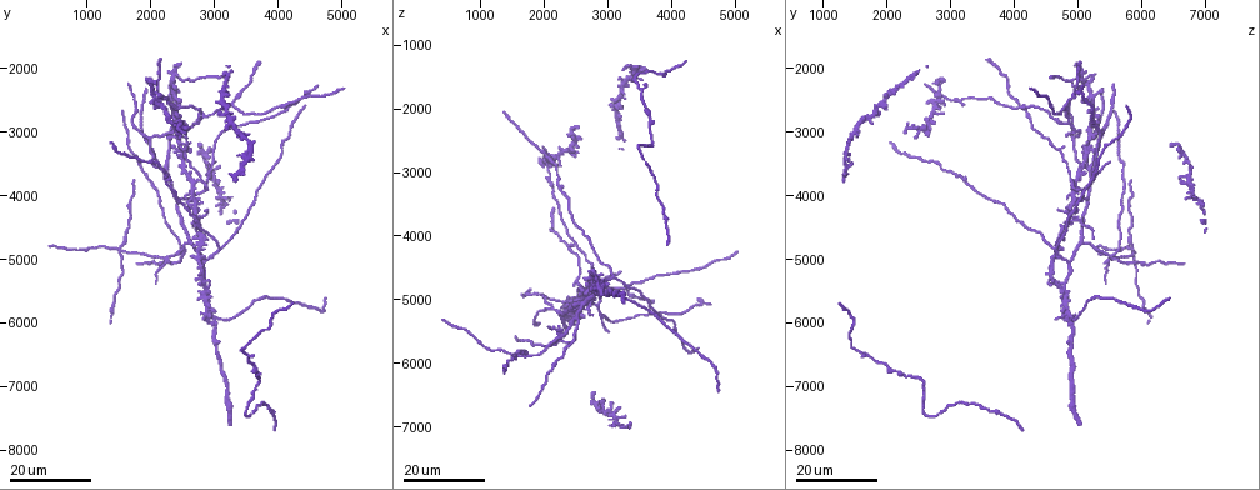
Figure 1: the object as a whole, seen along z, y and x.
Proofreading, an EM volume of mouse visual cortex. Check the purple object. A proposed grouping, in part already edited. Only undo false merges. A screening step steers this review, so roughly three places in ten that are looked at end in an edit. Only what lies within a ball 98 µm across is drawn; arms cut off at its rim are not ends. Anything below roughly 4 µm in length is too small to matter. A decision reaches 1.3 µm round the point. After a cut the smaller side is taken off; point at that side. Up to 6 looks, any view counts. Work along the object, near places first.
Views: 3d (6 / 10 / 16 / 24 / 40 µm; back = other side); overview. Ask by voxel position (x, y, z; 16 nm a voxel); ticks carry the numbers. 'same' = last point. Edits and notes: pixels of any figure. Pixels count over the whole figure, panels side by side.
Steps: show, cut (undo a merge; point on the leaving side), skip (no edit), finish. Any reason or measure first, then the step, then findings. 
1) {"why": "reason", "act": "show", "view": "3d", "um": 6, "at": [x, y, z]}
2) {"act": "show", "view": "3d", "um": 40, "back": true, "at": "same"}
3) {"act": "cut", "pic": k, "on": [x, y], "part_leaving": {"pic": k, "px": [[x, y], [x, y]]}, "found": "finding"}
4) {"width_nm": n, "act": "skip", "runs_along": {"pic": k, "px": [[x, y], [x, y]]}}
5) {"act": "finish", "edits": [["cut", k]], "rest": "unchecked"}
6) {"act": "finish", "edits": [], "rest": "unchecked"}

{"why": "three-way junction", "act": "show", "view": "3d", "um": 16, "at": [2550, 3300, 4700]}

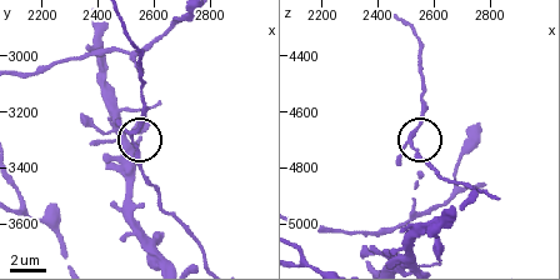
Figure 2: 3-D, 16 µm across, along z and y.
{"act": "show", "view": "3d", "um": 10, "at": [2550, 3330, 4740]}

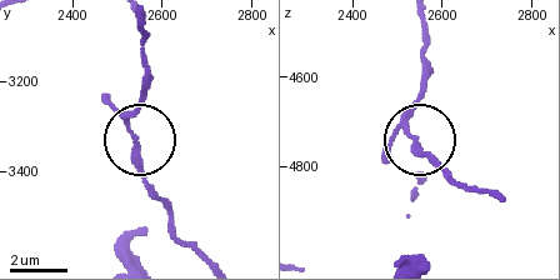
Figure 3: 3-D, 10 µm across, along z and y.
{"act": "skip", "runs_along": {"pic": 3, "px": [[495, 199], [453, 181], [419, 148], [410, 118], [424, 69]]}, "found": "all the same neuron"}

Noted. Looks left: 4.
{"why": "three-way junction", "act": "show", "view": "3d", "um": 24, "at": [2550, 4800, 5300]}

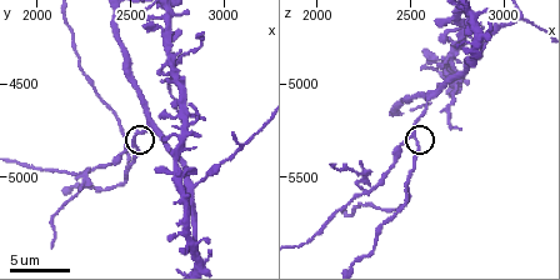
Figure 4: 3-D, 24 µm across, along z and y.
{"act": "show", "view": "3d", "um": 6, "at": [2520, 4820, 5280]}

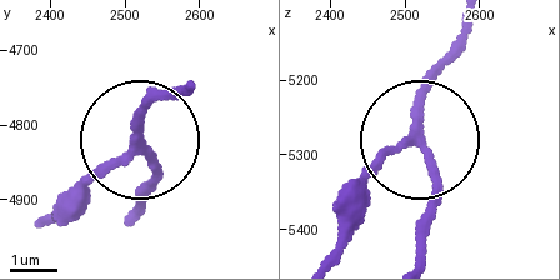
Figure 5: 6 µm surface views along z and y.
{"arms": 3, "act": "skip", "runs_along": {"pic": 5, "px": [[193, 84], [149, 104], [134, 144], [66, 211]]}, "found": "all the same neuron"}

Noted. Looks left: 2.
{"why": "three-way junction", "act": "show", "view": "3d", "um": 16, "at": [3300, 2550, 4800]}

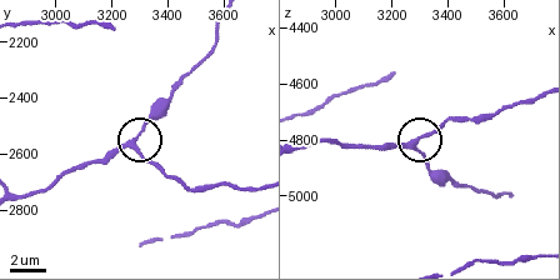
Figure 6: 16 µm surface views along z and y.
{"why": "zoom in", "act": "show", "view": "3d", "um": 6, "at": [3280, 2580, 4810]}

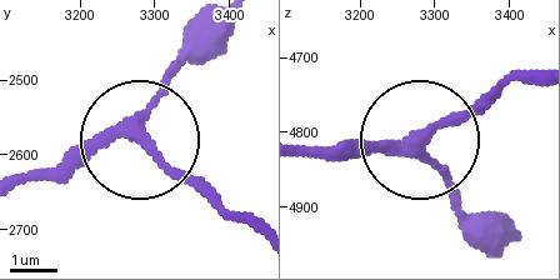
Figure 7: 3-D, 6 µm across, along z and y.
{"width_nm": 220, "act": "skip", "runs_along": {"pic": 7, "px": [[300, 145], [419, 138], [464, 225]]}, "found": "one neuron here"}

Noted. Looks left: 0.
{"act": "finish", "edits": [], "rest": "unchecked"}

